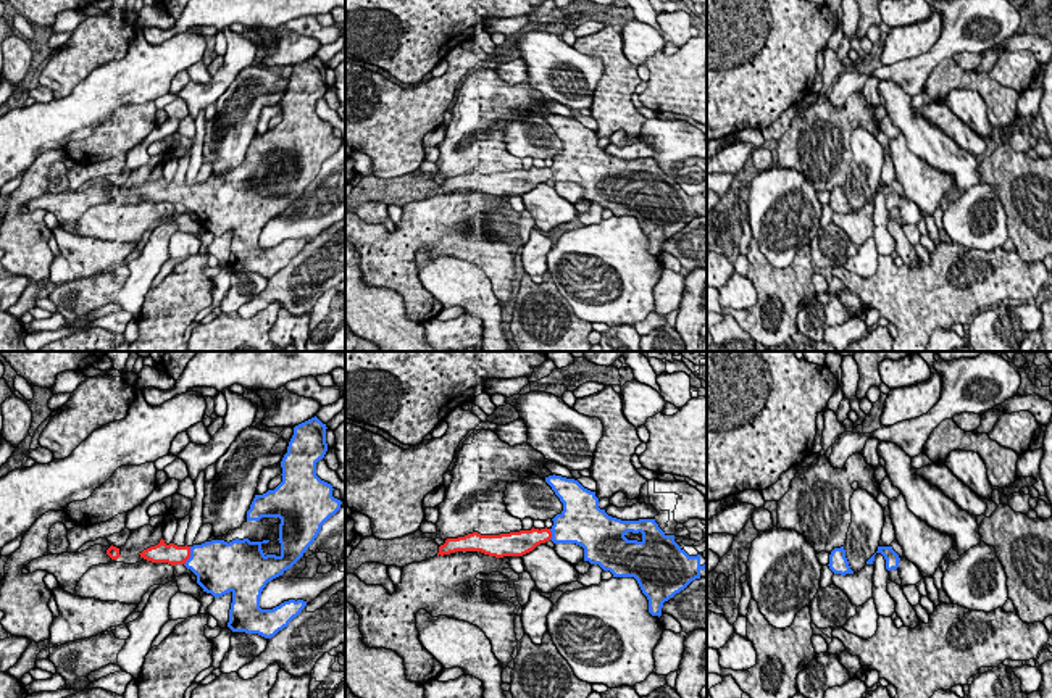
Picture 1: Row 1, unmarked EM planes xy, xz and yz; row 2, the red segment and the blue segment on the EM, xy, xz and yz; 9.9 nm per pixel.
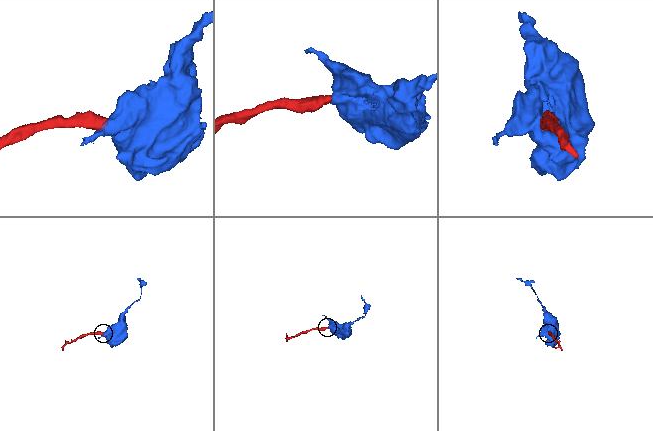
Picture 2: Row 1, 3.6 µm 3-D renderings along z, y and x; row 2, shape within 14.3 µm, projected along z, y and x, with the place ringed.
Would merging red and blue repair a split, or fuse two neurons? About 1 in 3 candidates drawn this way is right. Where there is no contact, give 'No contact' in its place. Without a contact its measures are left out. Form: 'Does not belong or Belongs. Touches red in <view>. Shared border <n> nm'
Belongs. Touches red in xy. Shared border 200 nm

